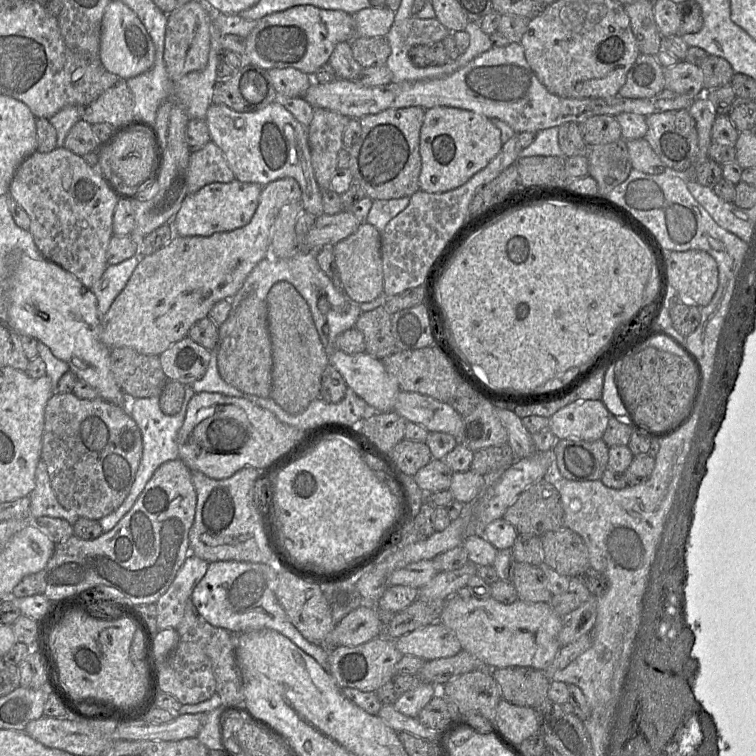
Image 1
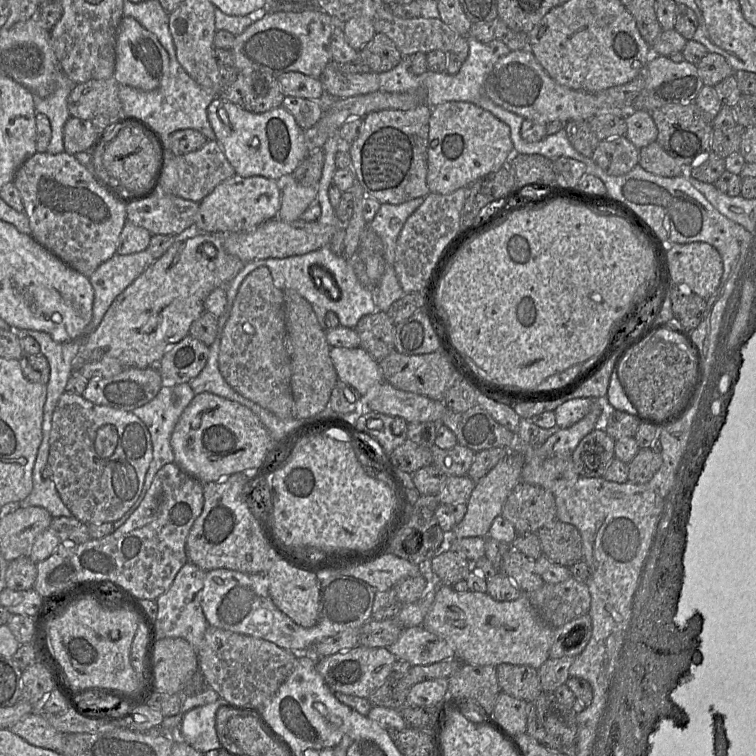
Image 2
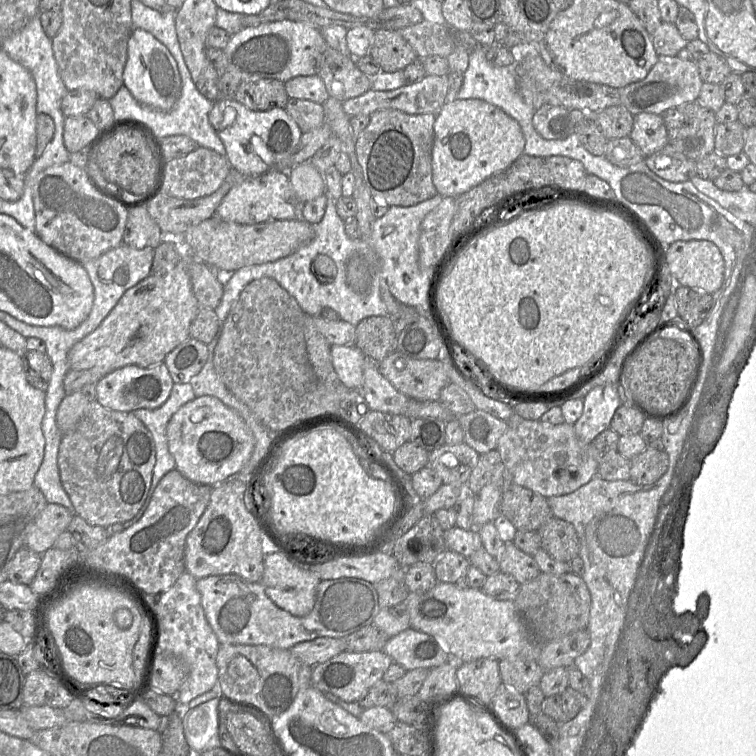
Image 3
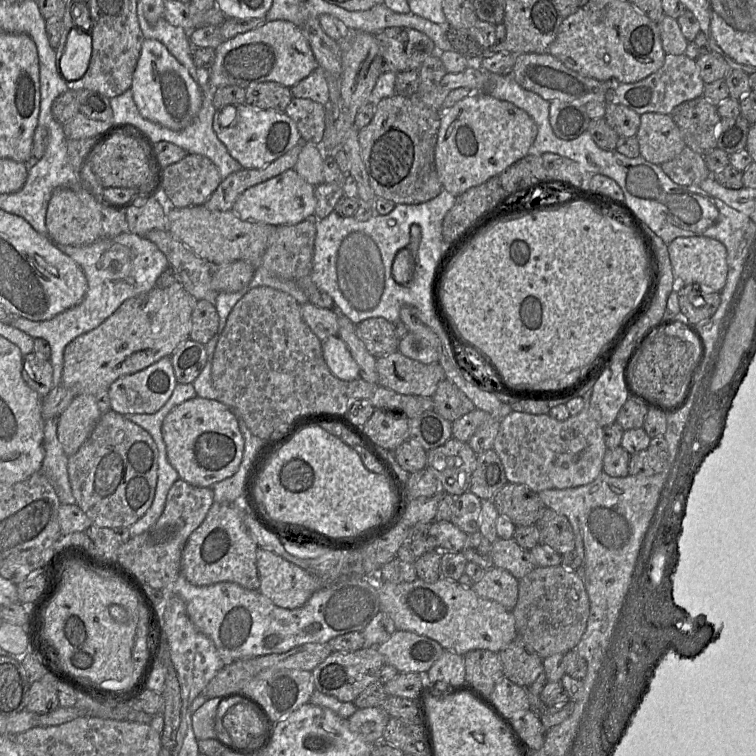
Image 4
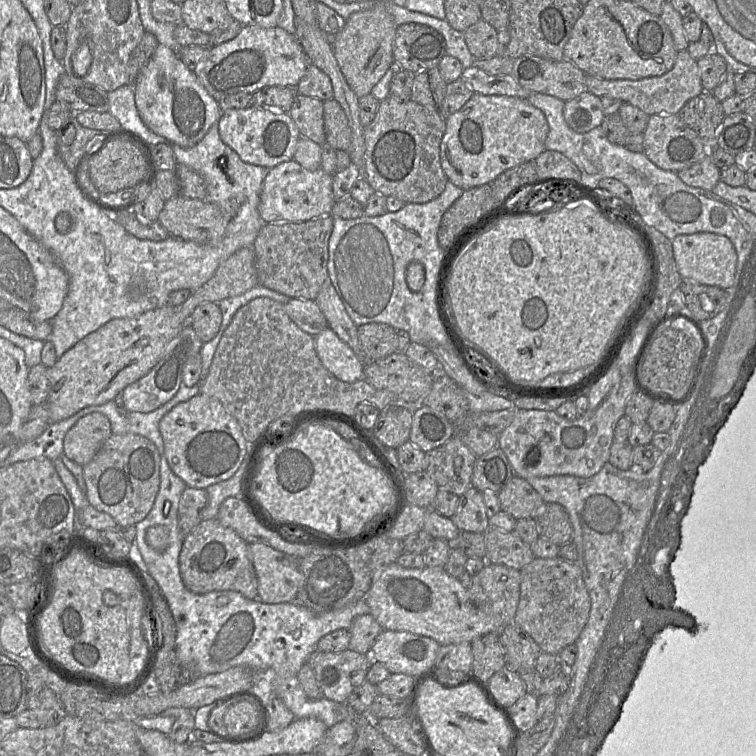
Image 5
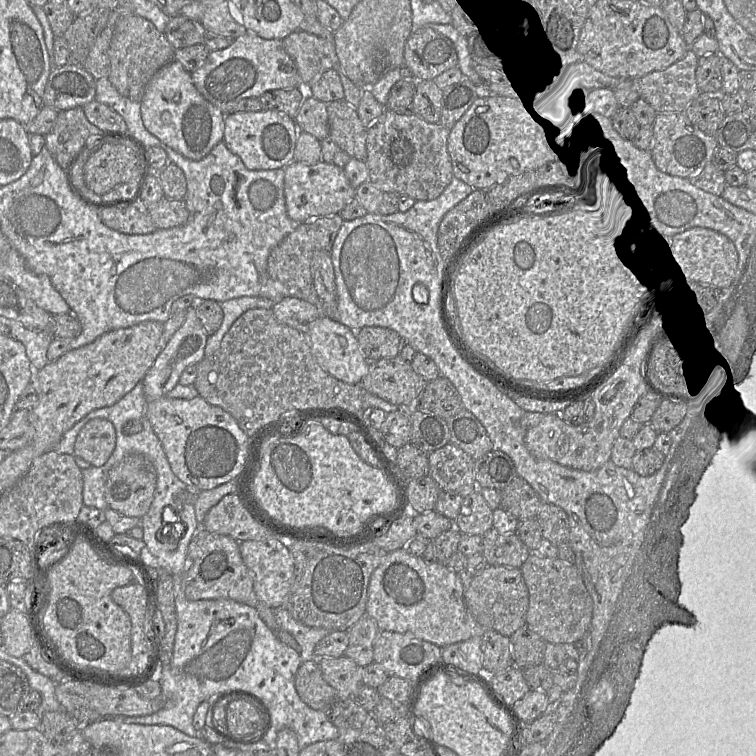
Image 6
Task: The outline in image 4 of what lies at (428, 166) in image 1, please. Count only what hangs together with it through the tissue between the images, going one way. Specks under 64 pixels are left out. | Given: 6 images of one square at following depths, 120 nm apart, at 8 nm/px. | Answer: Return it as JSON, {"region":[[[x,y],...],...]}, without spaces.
{"region":[[[471,93],[440,113],[435,165],[443,189],[455,197],[500,175],[531,153],[538,132],[524,110],[486,93]]]}

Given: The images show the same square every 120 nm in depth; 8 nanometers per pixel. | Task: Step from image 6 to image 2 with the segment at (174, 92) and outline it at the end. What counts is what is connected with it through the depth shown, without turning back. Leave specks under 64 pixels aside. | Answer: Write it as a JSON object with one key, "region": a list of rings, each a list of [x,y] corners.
{"region":[[[122,17],[116,34],[114,79],[143,91],[156,89],[169,69],[169,57],[156,36],[132,17]]]}

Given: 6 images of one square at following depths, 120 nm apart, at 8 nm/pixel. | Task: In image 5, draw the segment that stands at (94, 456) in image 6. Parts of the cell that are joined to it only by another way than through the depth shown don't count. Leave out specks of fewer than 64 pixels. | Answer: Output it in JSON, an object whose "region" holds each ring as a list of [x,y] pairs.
{"region":[[[99,412],[84,415],[67,431],[63,454],[83,466],[90,462],[112,434],[108,418]]]}

